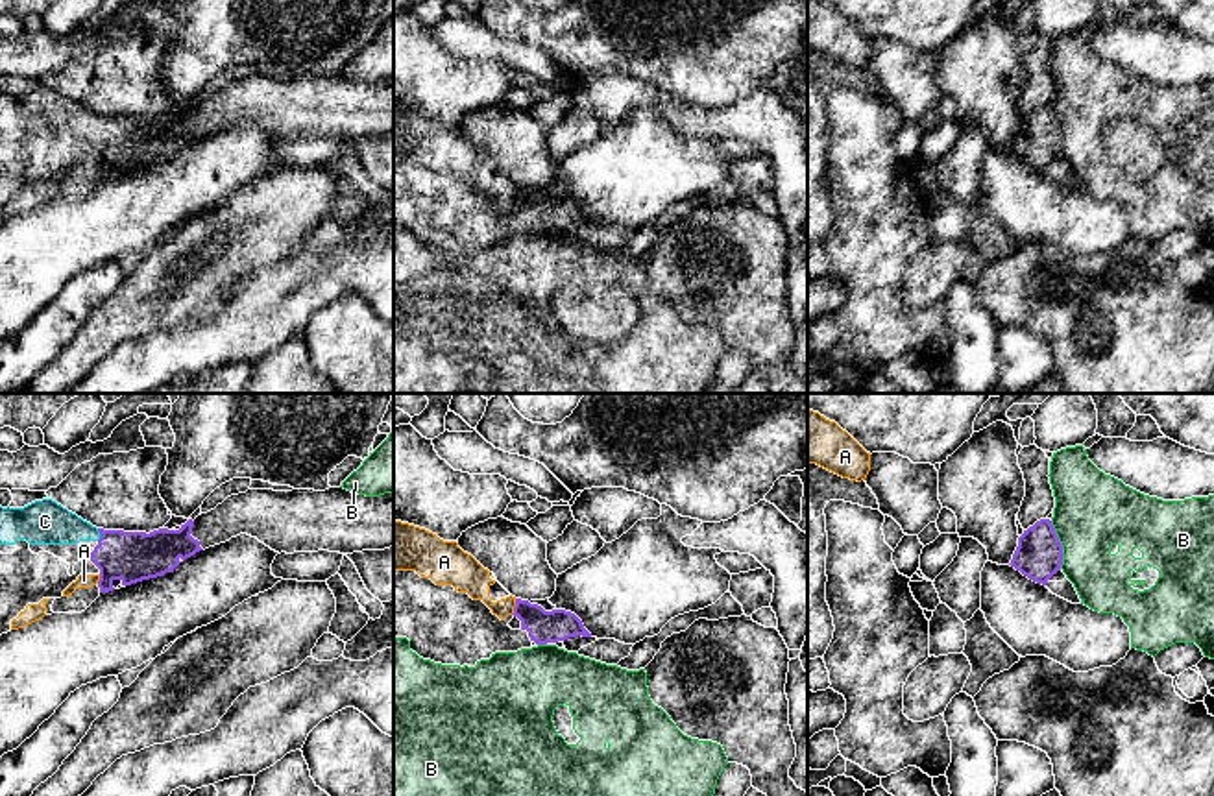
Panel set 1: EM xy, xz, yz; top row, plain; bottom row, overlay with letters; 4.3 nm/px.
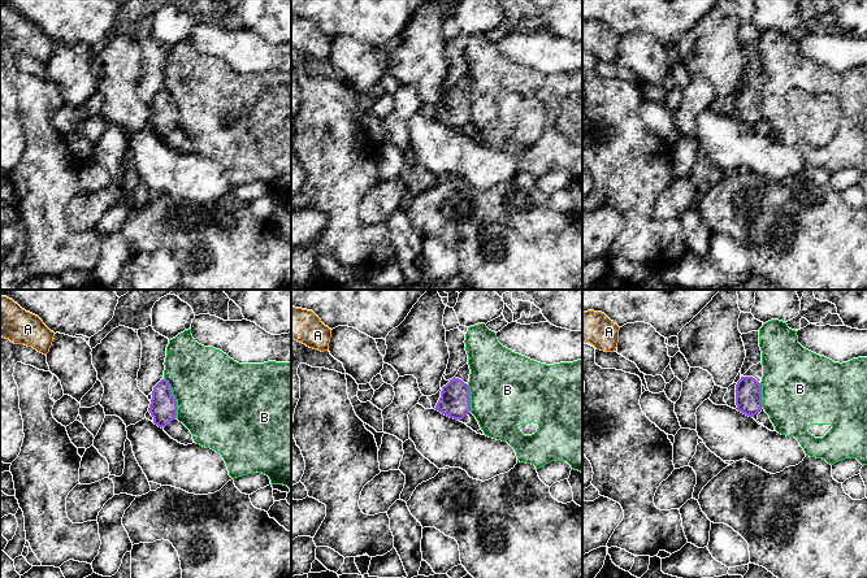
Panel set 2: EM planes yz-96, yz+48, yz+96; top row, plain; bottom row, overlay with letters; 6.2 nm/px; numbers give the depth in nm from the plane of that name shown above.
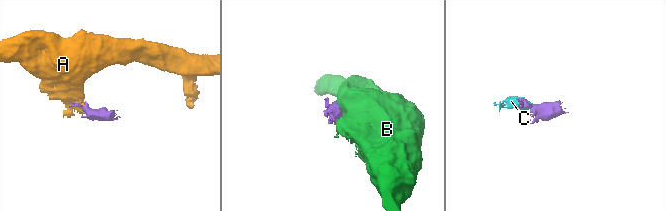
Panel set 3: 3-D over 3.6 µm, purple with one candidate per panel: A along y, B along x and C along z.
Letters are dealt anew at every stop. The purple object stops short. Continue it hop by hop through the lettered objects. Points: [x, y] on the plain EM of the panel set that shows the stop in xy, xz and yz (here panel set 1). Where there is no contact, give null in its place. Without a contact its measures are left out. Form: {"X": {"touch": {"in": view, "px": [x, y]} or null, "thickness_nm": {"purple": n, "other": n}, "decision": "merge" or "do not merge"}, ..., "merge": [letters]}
{"A": {"touch": {"in": "xz", "px": [514, 192]}, "thickness_nm": {"purple": 140, "other": 160}, "decision": "do not merge"}, "B": {"touch": {"in": "yz", "px": [1061, 132]}, "thickness_nm": {"purple": 200, "other": 340}, "decision": "do not merge"}, "C": {"touch": {"in": "xy", "px": [100, 120]}, "thickness_nm": {"purple": 220, "other": 190}, "decision": "merge"}, "merge": ["C"]}

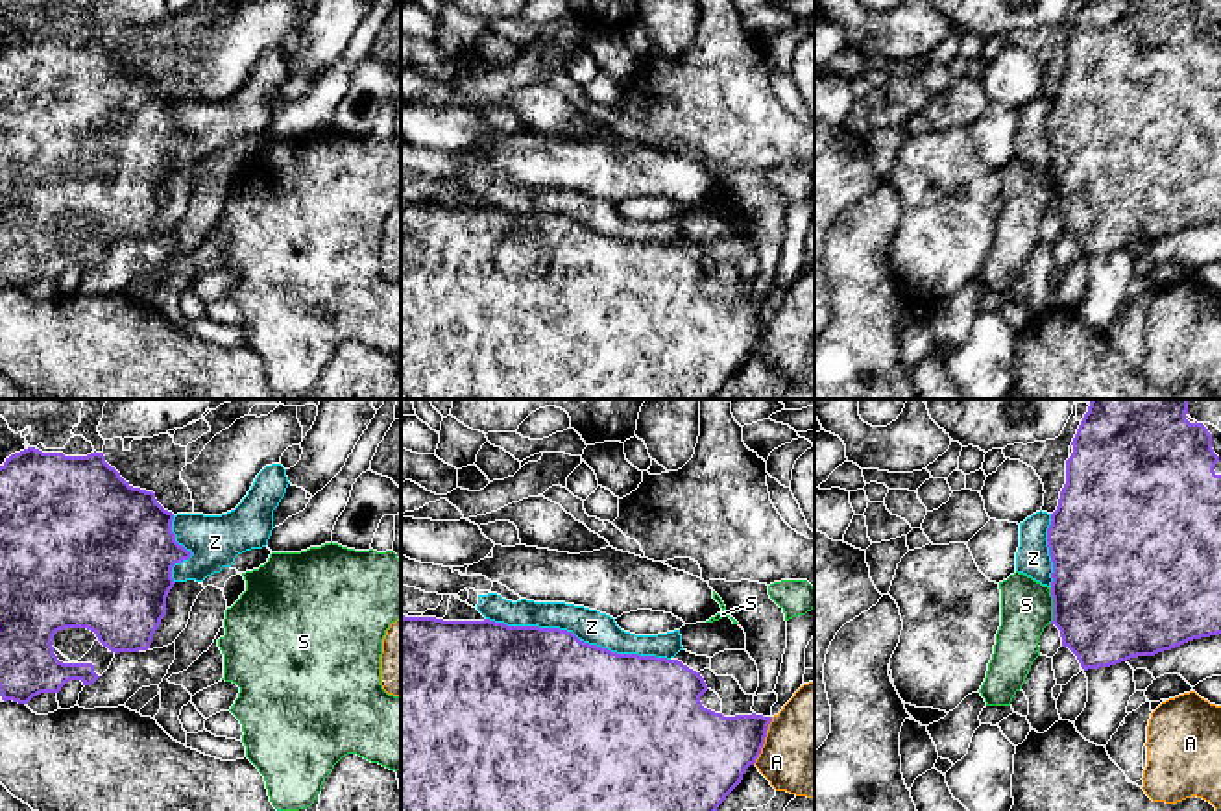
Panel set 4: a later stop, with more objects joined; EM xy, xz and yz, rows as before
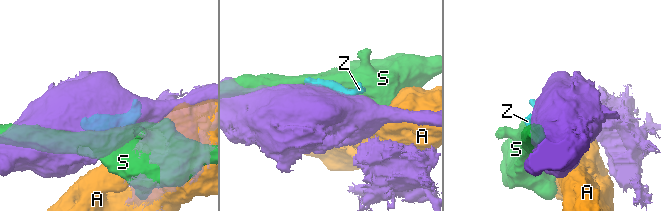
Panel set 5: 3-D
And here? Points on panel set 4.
{"A": {"touch": {"in": "xz", "px": [763, 327]}, "thickness_nm": {"purple": 360, "other": 420}, "decision": "do not merge"}, "S": {"touch": {"in": "yz", "px": [1053, 193]}, "thickness_nm": {"purple": 500, "other": 220}, "decision": "do not merge"}, "Z": {"touch": {"in": "xz", "px": [577, 224]}, "thickness_nm": {"purple": 500, "other": 150}, "decision": "do not merge"}, "merge": []}

